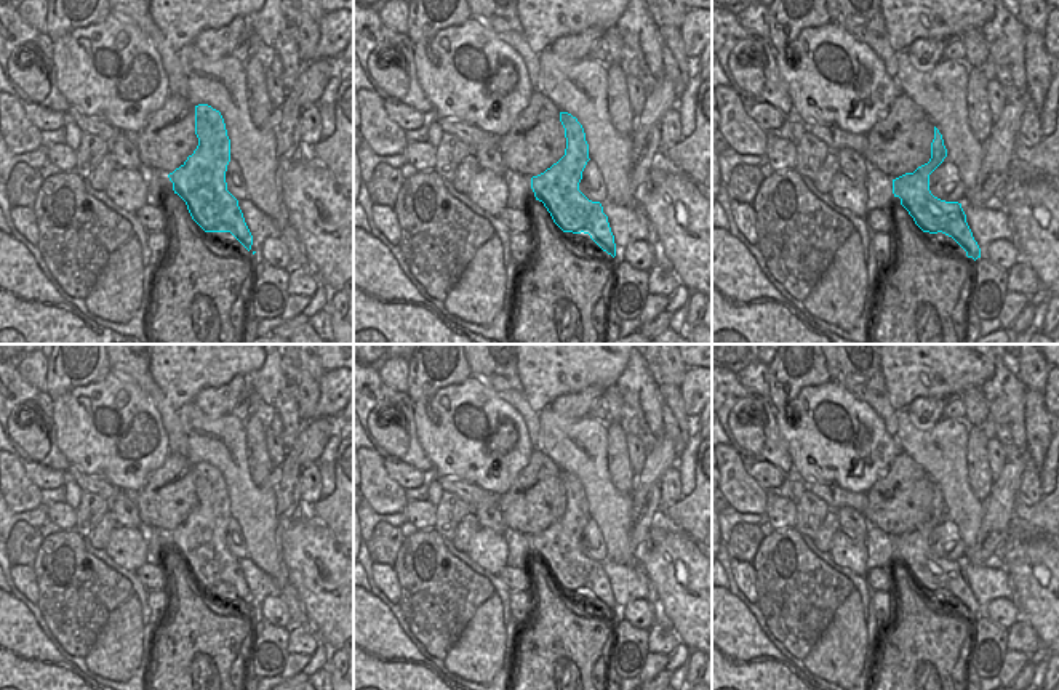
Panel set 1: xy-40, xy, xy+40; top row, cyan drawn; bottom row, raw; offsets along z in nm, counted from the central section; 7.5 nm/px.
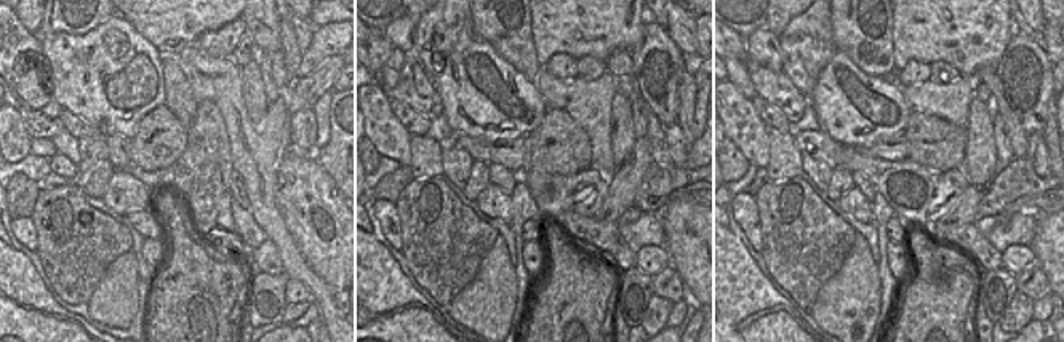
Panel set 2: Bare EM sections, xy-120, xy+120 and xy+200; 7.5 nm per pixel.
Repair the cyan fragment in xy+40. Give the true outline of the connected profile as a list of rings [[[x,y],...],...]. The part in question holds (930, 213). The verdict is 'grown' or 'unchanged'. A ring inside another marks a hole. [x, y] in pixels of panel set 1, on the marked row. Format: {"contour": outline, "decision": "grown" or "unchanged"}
{"contour": [[[934,126],[931,158],[913,173],[893,179],[893,194],[913,218],[915,224],[929,234],[942,232],[952,237],[974,261],[981,258],[981,248],[966,223],[966,215],[958,202],[945,202],[929,191],[929,175],[944,162],[947,149],[942,134]]], "decision": "unchanged"}

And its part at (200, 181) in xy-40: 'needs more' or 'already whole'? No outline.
already whole

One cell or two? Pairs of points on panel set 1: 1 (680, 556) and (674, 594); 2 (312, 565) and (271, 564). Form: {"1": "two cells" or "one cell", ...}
{"1": "one cell", "2": "two cells"}

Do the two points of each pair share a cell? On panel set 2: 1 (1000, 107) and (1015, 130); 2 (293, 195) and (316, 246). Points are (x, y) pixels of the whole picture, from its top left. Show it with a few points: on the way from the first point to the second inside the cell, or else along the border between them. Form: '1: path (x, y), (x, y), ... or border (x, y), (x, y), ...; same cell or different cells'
1: path (1005, 112), (1013, 125); same cell
2: path (306, 208), (308, 222), (316, 234); same cell

